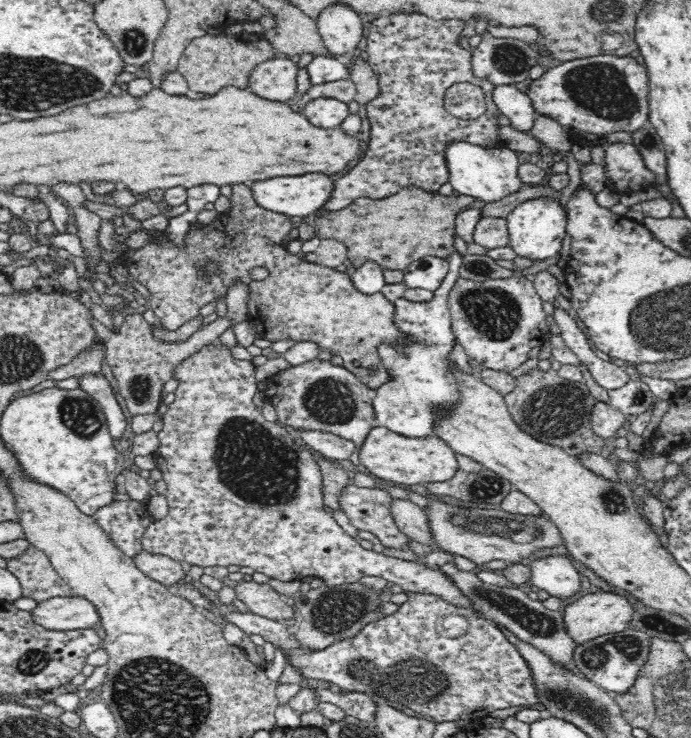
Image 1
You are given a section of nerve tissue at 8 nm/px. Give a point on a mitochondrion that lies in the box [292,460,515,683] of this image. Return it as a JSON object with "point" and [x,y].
{"point":[334,612]}

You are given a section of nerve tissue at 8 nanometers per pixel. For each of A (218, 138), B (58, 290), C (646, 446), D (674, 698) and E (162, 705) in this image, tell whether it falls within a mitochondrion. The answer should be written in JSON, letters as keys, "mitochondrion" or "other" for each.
{"A":"other","B":"other","C":"other","D":"mitochondrion","E":"mitochondrion"}

